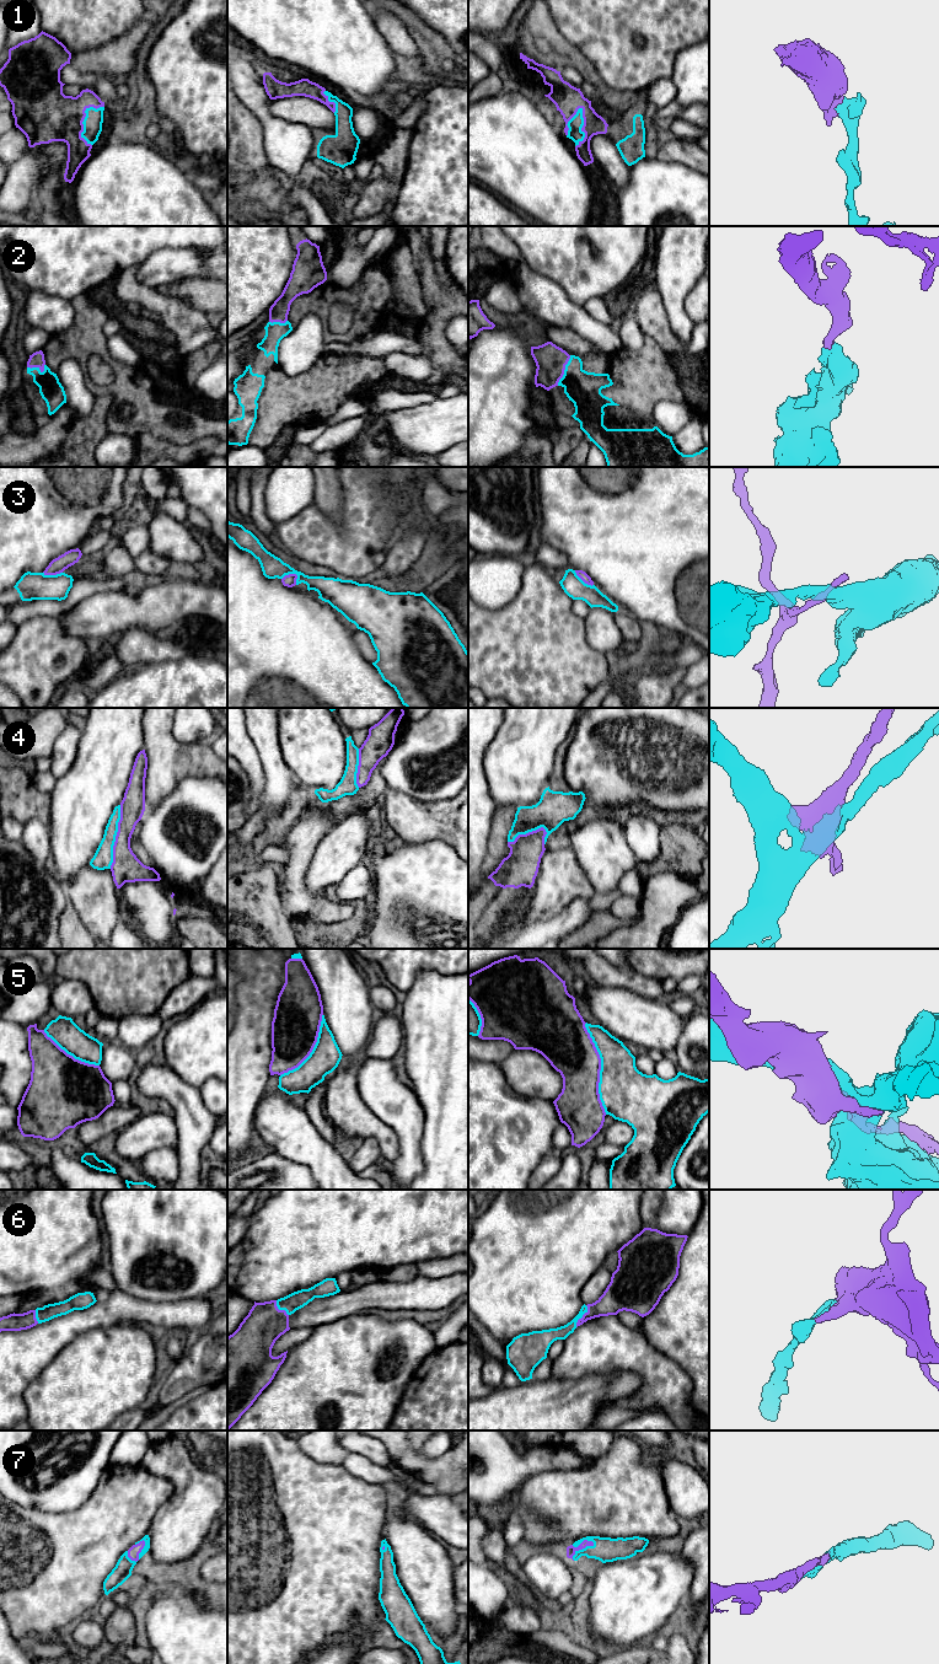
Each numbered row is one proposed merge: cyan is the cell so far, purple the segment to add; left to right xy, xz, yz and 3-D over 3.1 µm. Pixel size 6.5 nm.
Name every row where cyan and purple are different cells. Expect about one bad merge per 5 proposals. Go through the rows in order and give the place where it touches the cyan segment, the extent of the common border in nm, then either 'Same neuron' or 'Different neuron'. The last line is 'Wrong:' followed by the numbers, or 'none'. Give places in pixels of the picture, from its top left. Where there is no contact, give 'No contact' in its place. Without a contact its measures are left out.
1: Touches cyan at yz (581, 127). Shared border 260 nm. Same neuron
2: Touches cyan at yz (564, 370). Shared border 220 nm. Same neuron
3: Touches cyan at xz (289, 573). Shared border 110 nm. Different neuron
4: Touches cyan at xy (114, 837). Shared border 420 nm. Different neuron
5: Touches cyan at yz (601, 1068). Shared border 600 nm. Different neuron
6: Touches cyan at yz (581, 1316). Shared border 160 nm. Same neuron
7: Touches cyan at yz (580, 1550). Shared border 190 nm. Same neuron
Wrong: 3, 4, 5

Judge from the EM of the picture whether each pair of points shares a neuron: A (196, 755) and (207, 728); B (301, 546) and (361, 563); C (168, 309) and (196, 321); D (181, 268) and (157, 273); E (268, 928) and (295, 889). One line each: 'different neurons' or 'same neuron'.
A: different neurons
B: same neuron
C: same neuron
D: same neuron
E: different neurons

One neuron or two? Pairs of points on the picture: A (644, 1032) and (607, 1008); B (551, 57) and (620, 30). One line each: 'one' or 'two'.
A: one
B: two

